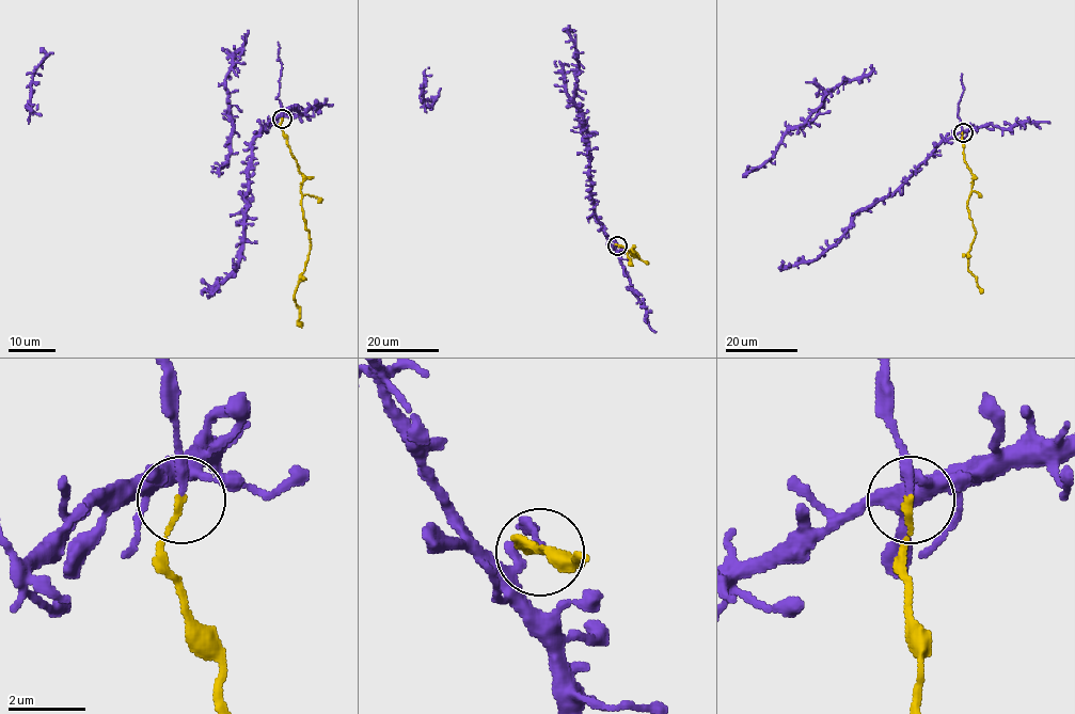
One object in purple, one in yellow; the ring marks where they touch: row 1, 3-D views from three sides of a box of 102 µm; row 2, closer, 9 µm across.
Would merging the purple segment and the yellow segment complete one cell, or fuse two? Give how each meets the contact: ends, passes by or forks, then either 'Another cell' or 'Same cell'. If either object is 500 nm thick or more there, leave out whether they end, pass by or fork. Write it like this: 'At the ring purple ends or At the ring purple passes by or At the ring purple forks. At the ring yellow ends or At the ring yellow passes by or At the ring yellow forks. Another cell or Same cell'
At the ring purple passes by. At the ring yellow ends. Same cell

